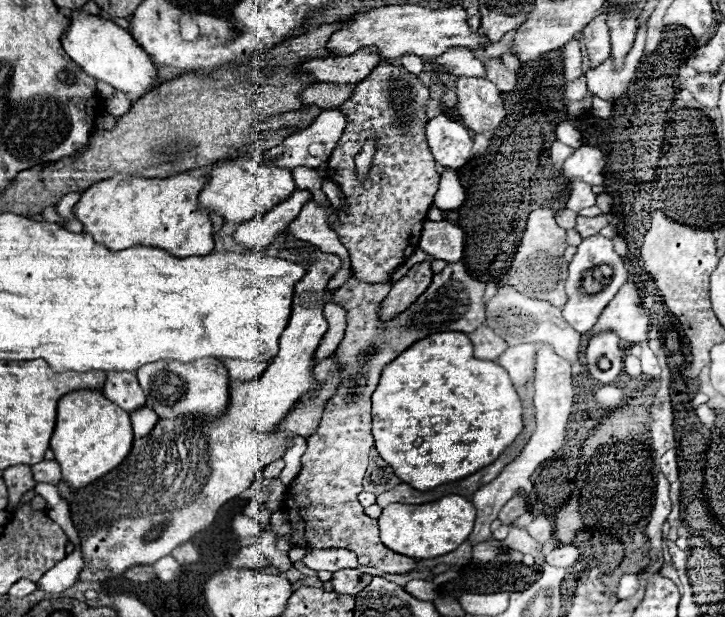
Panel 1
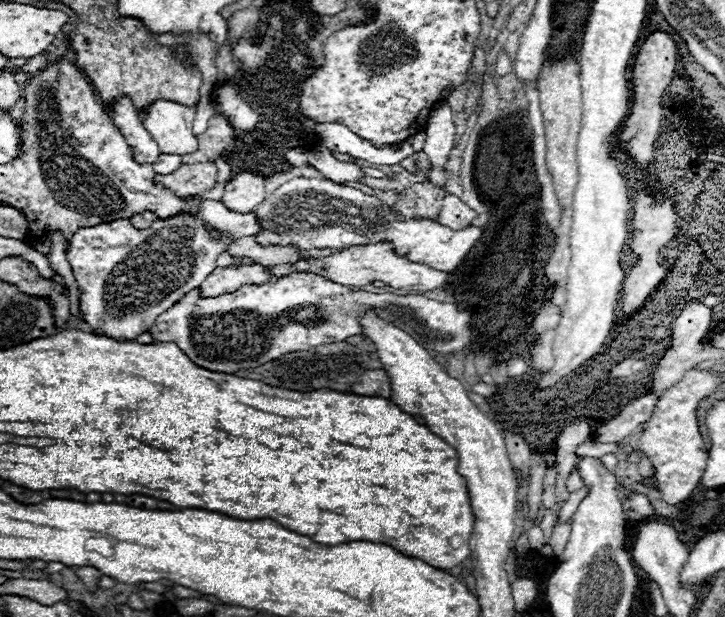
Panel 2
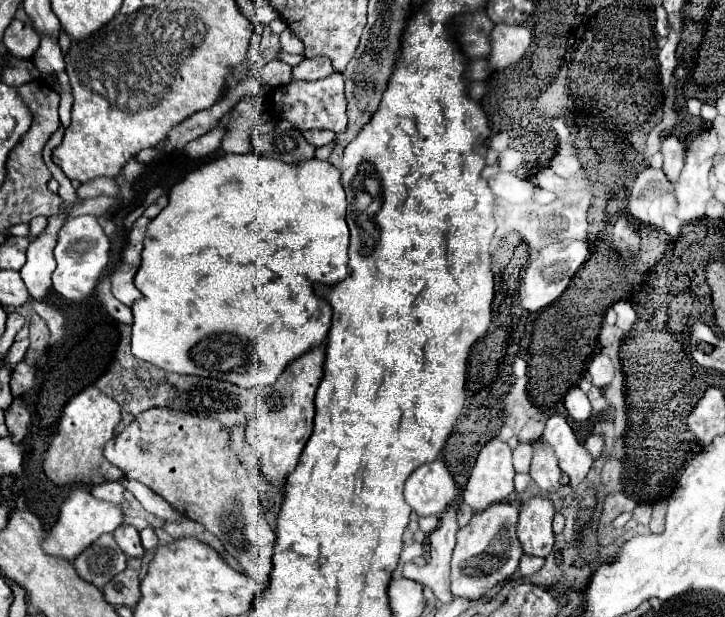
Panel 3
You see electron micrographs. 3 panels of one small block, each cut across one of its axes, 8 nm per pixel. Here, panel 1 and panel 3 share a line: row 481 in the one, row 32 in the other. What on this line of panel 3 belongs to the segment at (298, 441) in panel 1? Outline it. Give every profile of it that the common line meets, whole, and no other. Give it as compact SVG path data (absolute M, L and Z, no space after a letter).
M288 28L280 34L280 46L284 52L290 52L290 54L302 54L304 52L304 46L298 40L298 36Z

